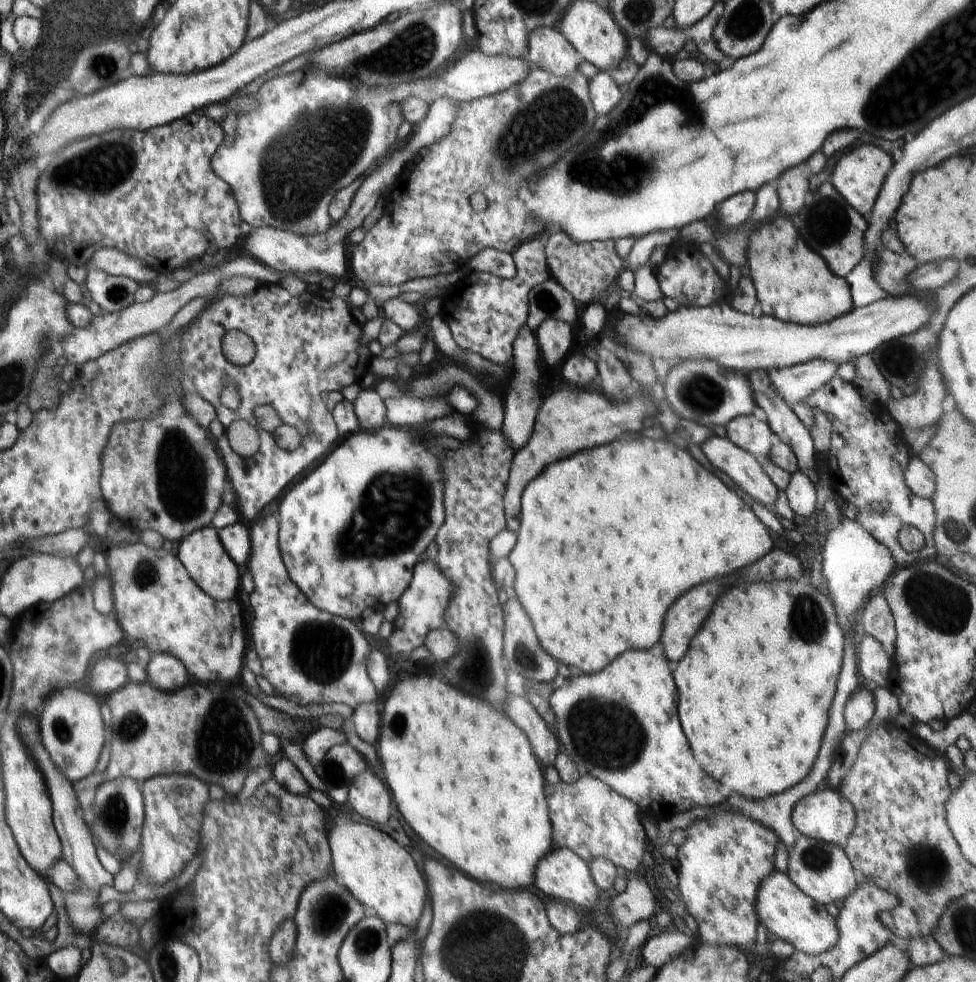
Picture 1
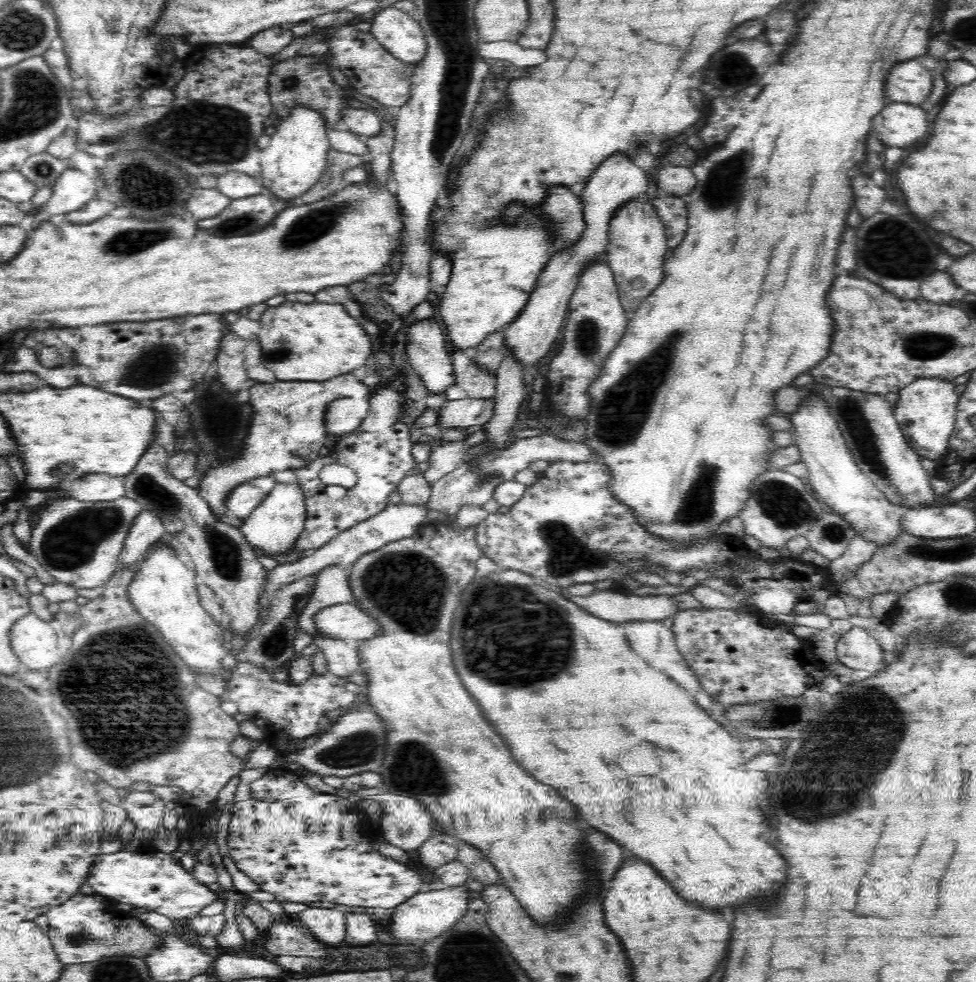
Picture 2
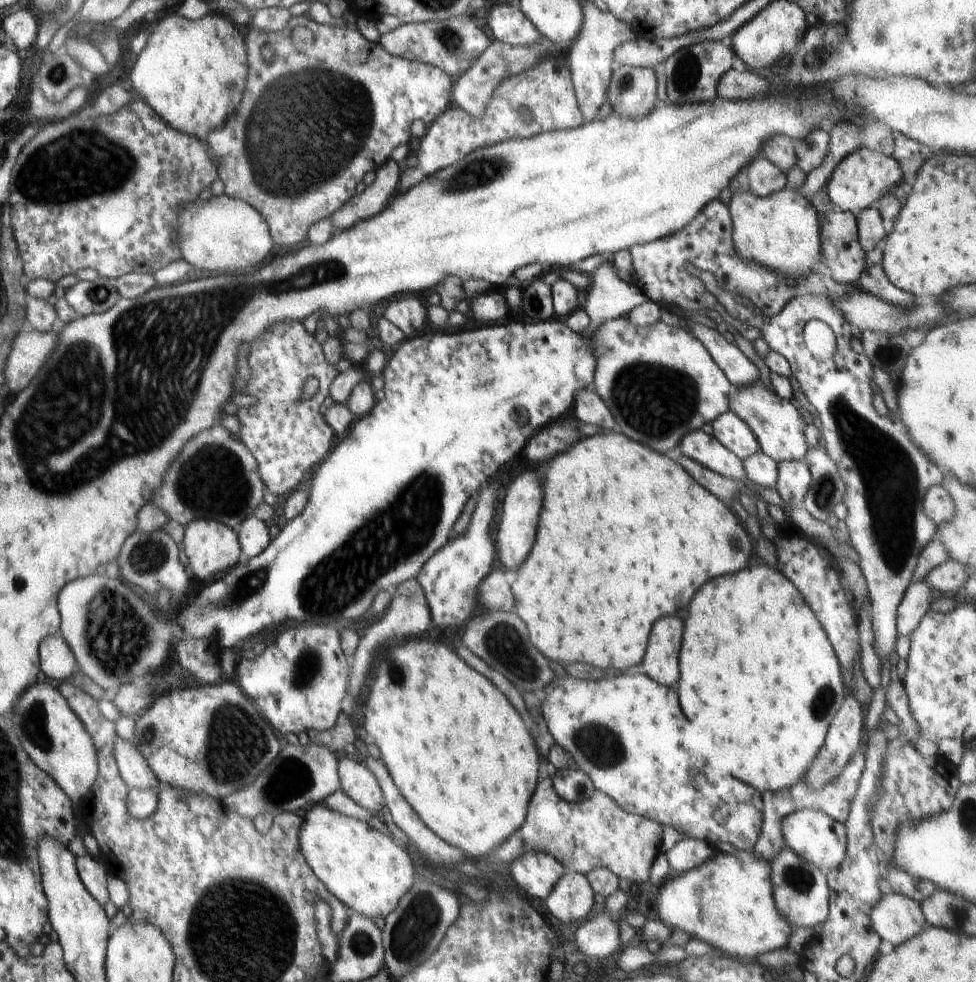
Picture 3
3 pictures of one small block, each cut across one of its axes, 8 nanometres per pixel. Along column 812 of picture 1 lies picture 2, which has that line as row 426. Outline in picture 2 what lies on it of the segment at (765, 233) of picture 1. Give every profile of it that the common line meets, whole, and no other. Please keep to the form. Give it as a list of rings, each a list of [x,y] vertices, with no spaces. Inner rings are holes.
[[[340,374],[326,382],[273,382],[258,383],[249,389],[252,422],[244,450],[234,460],[210,461],[210,468],[200,478],[198,493],[210,505],[218,519],[227,512],[226,499],[236,486],[253,478],[266,477],[273,472],[298,469],[318,458],[329,434],[325,424],[325,412],[332,400],[352,396],[369,397],[373,388],[364,385],[354,374]]]

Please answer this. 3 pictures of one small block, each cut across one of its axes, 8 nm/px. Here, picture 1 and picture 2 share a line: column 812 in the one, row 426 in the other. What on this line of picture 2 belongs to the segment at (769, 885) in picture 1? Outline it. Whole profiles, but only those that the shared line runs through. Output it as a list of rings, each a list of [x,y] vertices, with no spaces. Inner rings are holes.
[[[920,377],[899,391],[899,399],[893,408],[894,417],[920,458],[938,461],[947,451],[947,443],[955,429],[959,395],[954,387],[957,382],[938,377]]]

